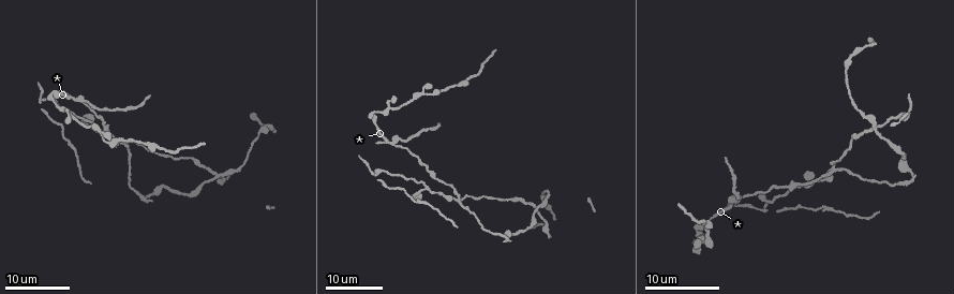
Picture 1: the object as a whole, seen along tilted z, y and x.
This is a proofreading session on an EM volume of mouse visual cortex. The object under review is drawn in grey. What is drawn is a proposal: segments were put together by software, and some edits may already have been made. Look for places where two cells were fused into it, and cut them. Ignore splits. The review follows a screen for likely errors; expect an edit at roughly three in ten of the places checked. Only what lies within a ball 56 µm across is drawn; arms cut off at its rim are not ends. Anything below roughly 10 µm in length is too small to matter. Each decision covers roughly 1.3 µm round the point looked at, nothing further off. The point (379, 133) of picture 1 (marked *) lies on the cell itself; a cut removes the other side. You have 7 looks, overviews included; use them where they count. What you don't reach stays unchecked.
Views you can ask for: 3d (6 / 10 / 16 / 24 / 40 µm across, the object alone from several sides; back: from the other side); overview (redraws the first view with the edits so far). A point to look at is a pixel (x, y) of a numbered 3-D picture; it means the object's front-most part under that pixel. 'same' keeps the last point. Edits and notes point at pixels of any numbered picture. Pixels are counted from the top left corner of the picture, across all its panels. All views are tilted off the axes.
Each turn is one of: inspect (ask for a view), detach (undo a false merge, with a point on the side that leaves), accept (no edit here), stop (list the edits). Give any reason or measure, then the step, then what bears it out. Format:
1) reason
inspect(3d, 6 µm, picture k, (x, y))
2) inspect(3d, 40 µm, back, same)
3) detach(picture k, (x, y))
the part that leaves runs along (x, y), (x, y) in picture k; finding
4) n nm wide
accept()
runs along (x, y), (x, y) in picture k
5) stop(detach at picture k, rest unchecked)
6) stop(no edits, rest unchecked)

sudden change in width
inspect(3d, 16 µm, picture 1, (392, 108))

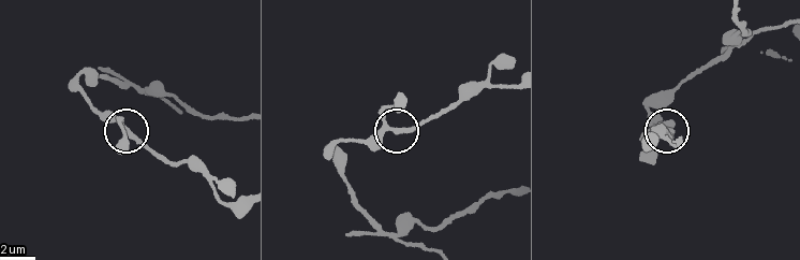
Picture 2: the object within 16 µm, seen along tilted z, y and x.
zoom in
inspect(3d, 6 µm, picture 2, (398, 132))

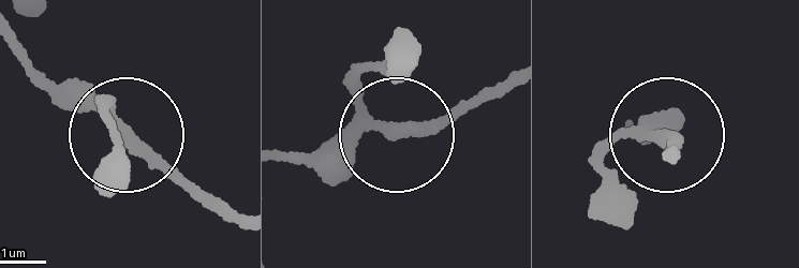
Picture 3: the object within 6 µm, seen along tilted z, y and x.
accept()
all the same cell

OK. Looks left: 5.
three-way junction
inspect(3d, 16 µm, picture 1, (76, 99))

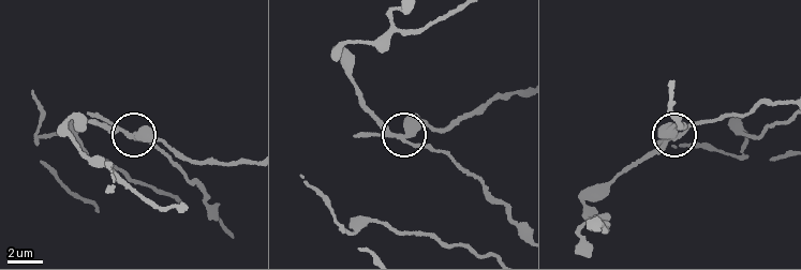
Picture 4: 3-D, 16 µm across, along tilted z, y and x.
inspect(3d, 6 µm, picture 4, (403, 136))

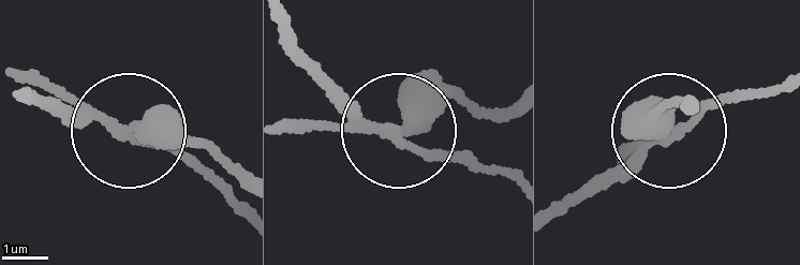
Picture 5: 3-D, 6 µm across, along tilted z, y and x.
3 arms
detach(picture 5, (53, 85))
a second cell is stuck on

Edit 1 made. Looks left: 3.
inspect(3d, 16 µm, picture 1, (455, 200))

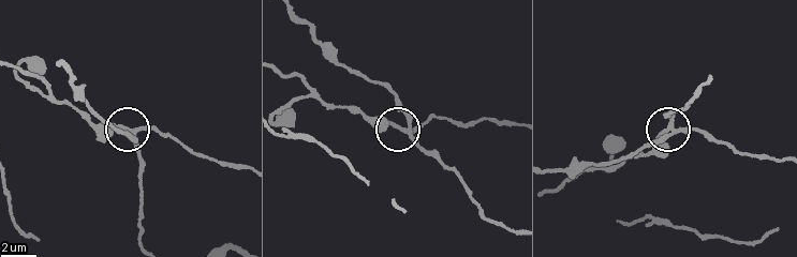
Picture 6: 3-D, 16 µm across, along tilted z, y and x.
inspect(3d, 6 µm, picture 6, (669, 122))

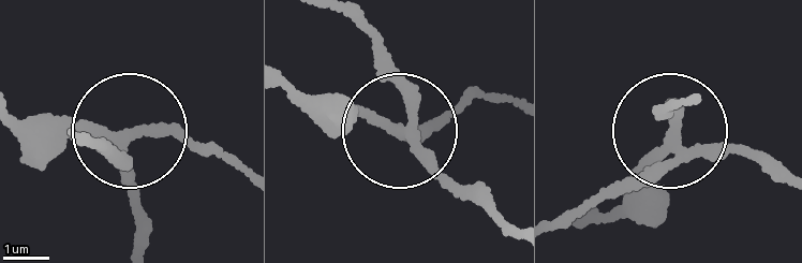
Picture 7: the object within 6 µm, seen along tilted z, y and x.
inspect(3d, 6 µm, back, picture 7, (673, 136))

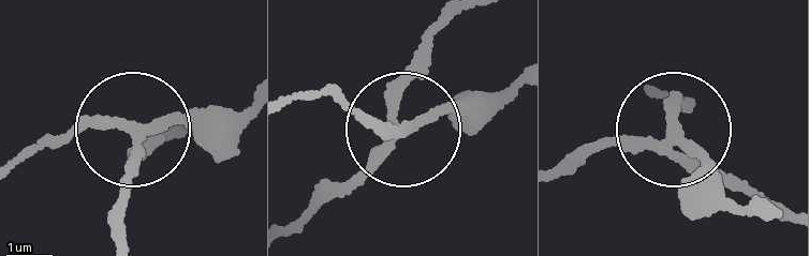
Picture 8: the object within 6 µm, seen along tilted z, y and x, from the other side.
side arm 40 µm; 4 arms
detach(picture 8, (196, 110))
a second cell is stuck on

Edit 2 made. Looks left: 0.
stop(detach at picture 5, detach at picture 8, rest unchecked)

